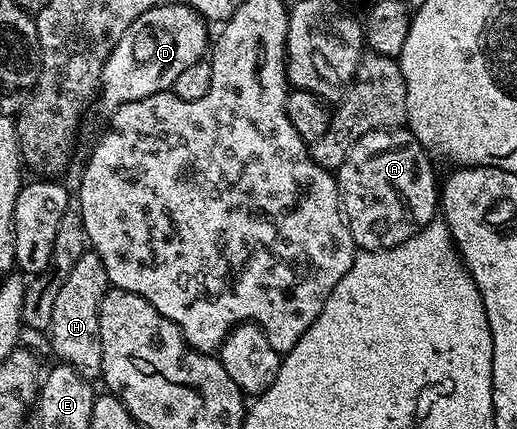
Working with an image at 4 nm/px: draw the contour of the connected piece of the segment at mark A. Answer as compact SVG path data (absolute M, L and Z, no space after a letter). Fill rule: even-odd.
M404 127L371 131L352 144L336 171L335 179L341 195L342 212L358 249L394 248L413 237L418 228L425 228L434 221L439 210L439 188L429 159L428 151Z

